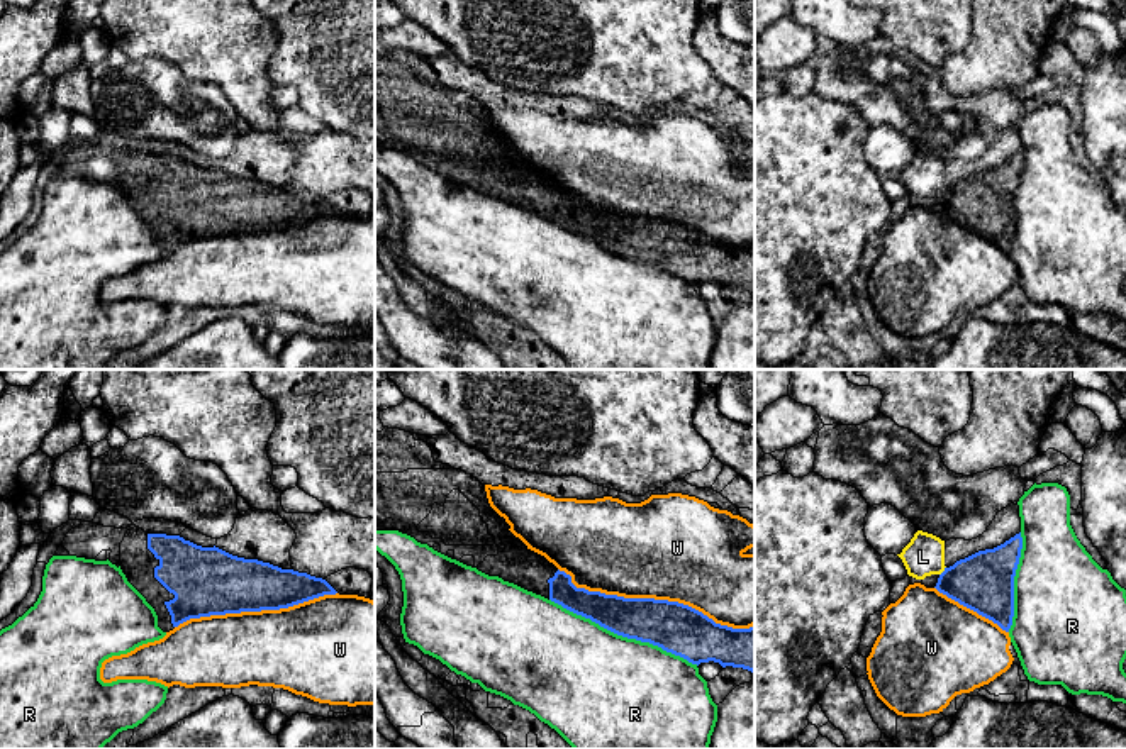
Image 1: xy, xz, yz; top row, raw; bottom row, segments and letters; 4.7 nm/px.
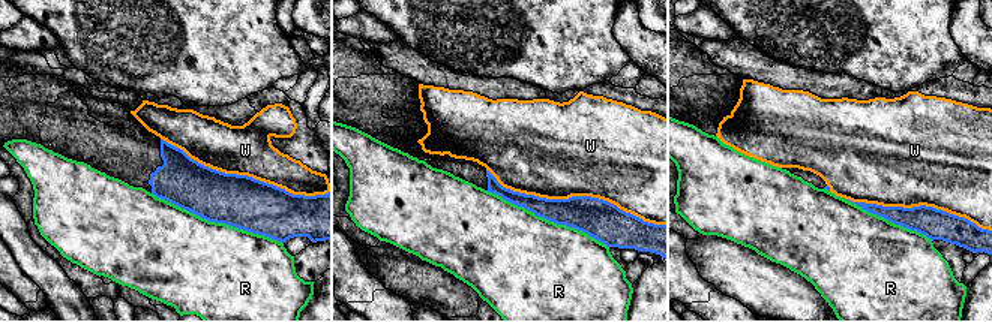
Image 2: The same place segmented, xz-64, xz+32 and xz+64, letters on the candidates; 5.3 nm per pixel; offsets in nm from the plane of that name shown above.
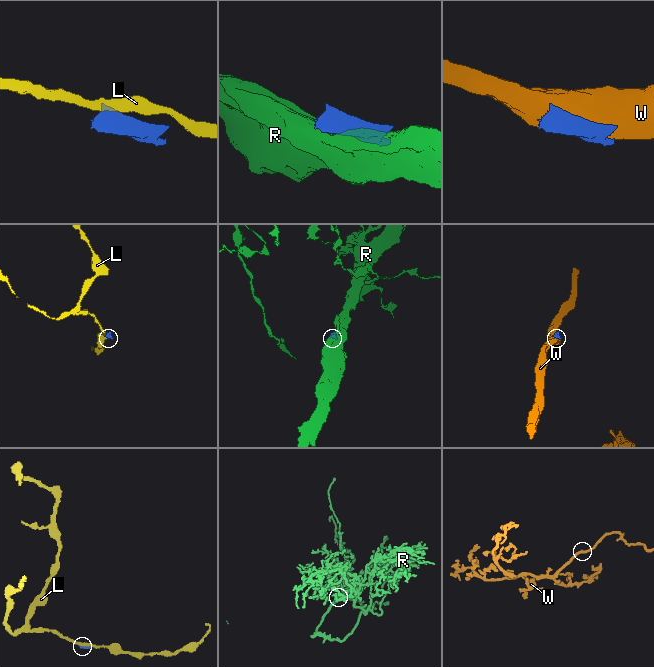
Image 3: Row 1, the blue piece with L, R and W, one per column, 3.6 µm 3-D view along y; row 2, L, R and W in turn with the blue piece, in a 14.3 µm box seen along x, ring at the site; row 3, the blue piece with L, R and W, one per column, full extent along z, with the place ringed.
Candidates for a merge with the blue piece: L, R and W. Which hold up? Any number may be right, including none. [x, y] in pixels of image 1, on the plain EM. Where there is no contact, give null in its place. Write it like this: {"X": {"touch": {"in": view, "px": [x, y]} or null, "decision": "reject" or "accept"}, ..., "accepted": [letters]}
{"L": {"touch": {"in": "yz", "px": [943, 192]}, "decision": "reject"}, "R": {"touch": {"in": "xz", "px": [624, 256]}, "decision": "reject"}, "W": {"touch": {"in": "xz", "px": [653, 219]}, "decision": "reject"}, "accepted": []}

